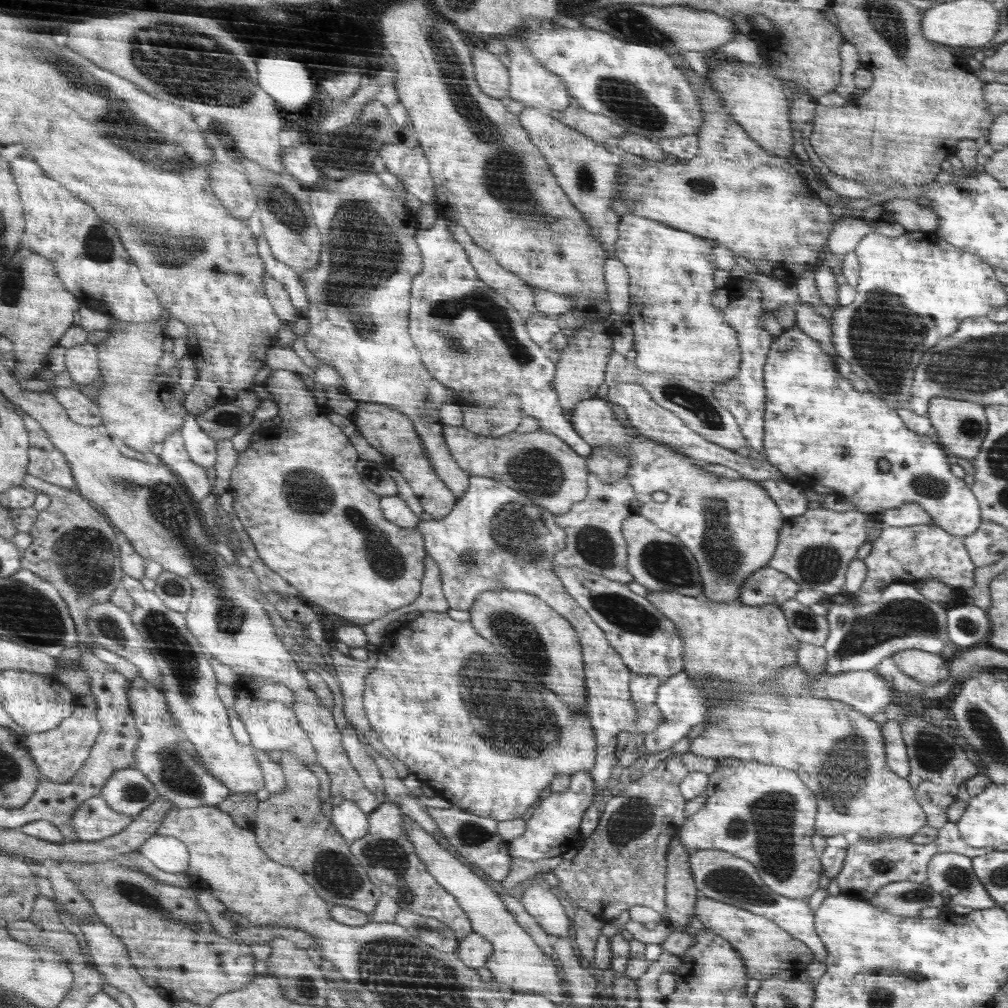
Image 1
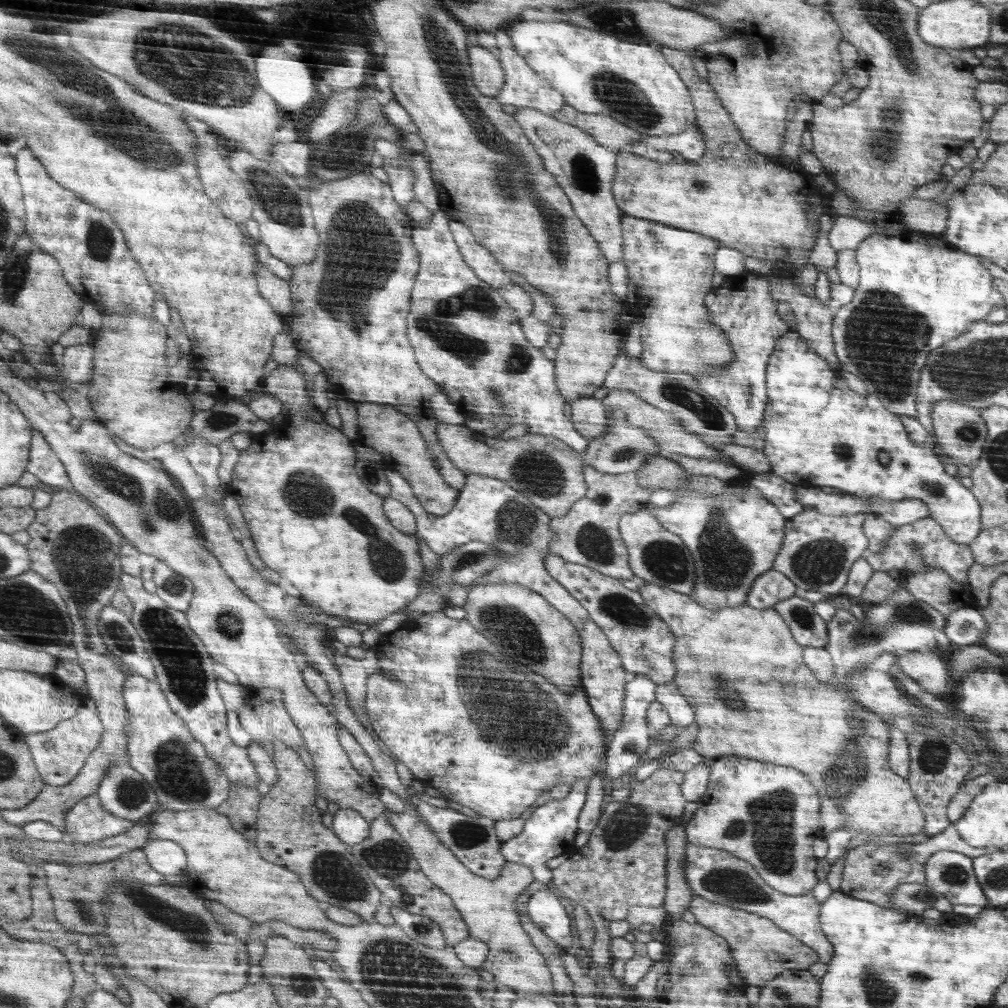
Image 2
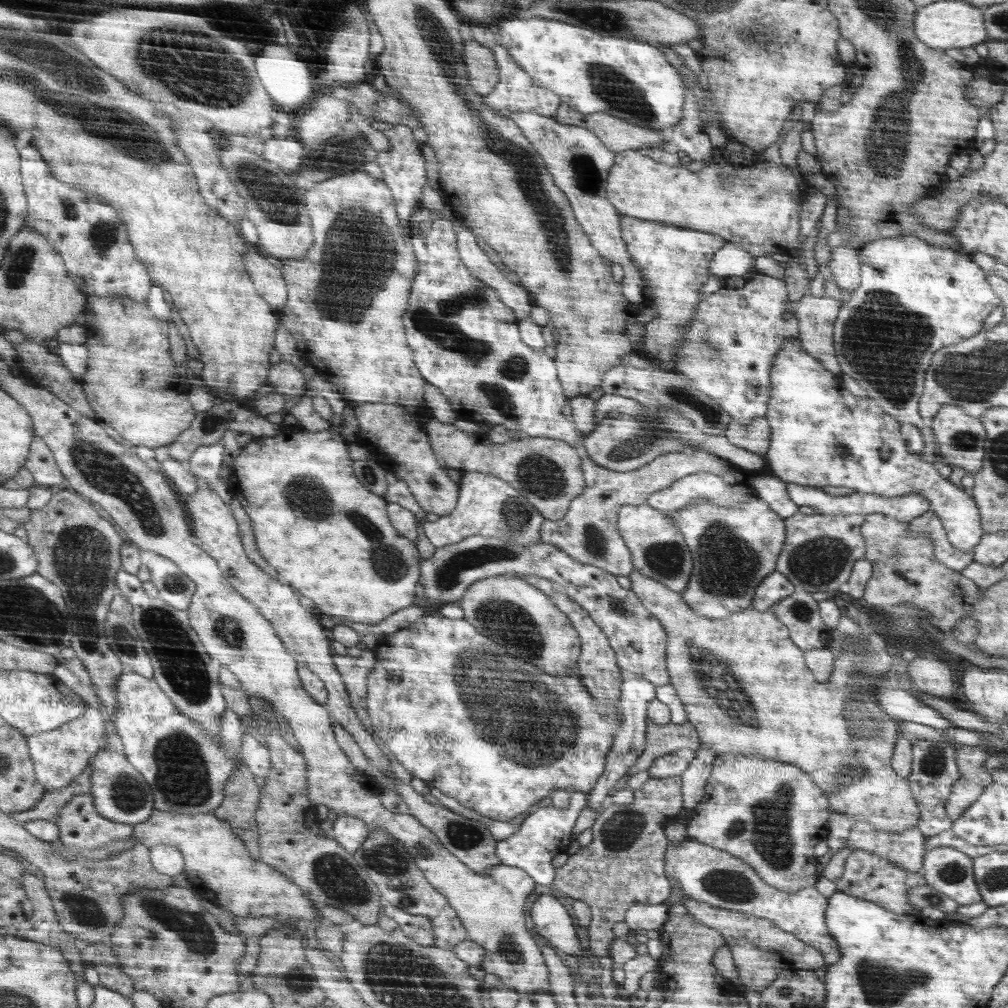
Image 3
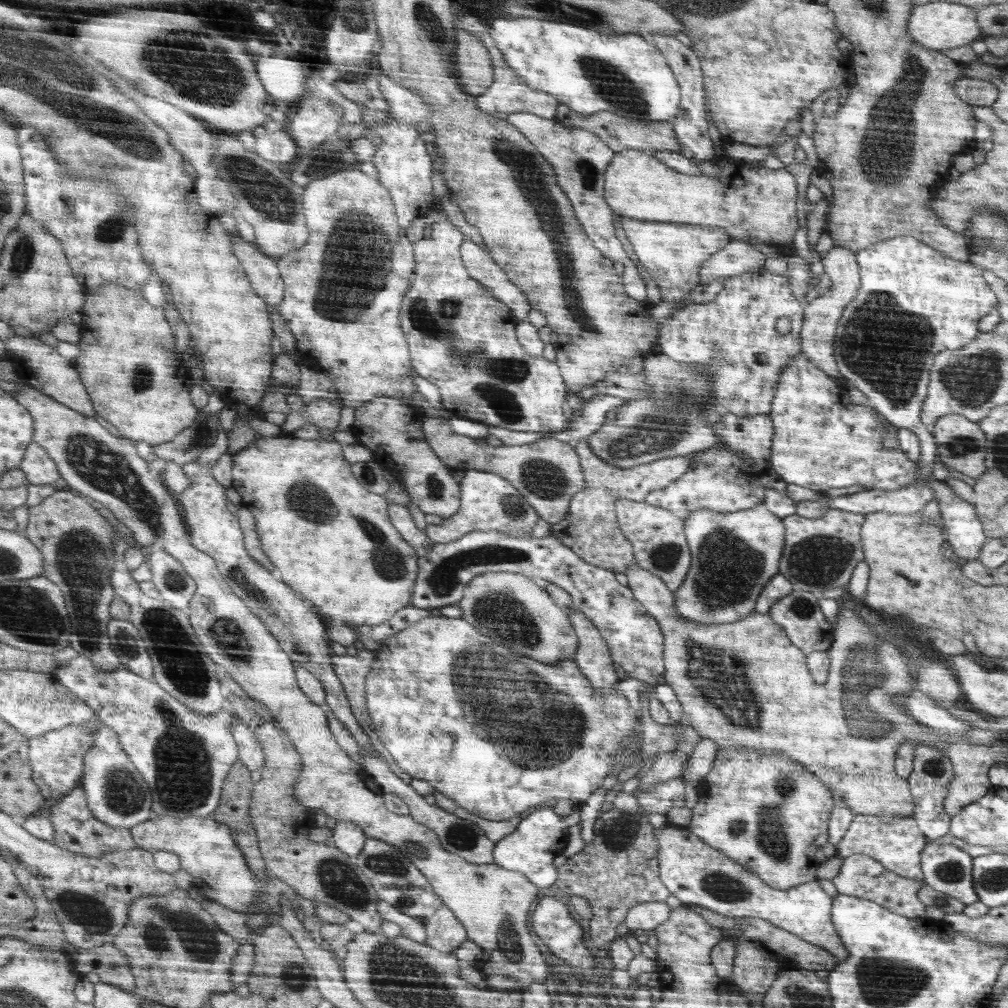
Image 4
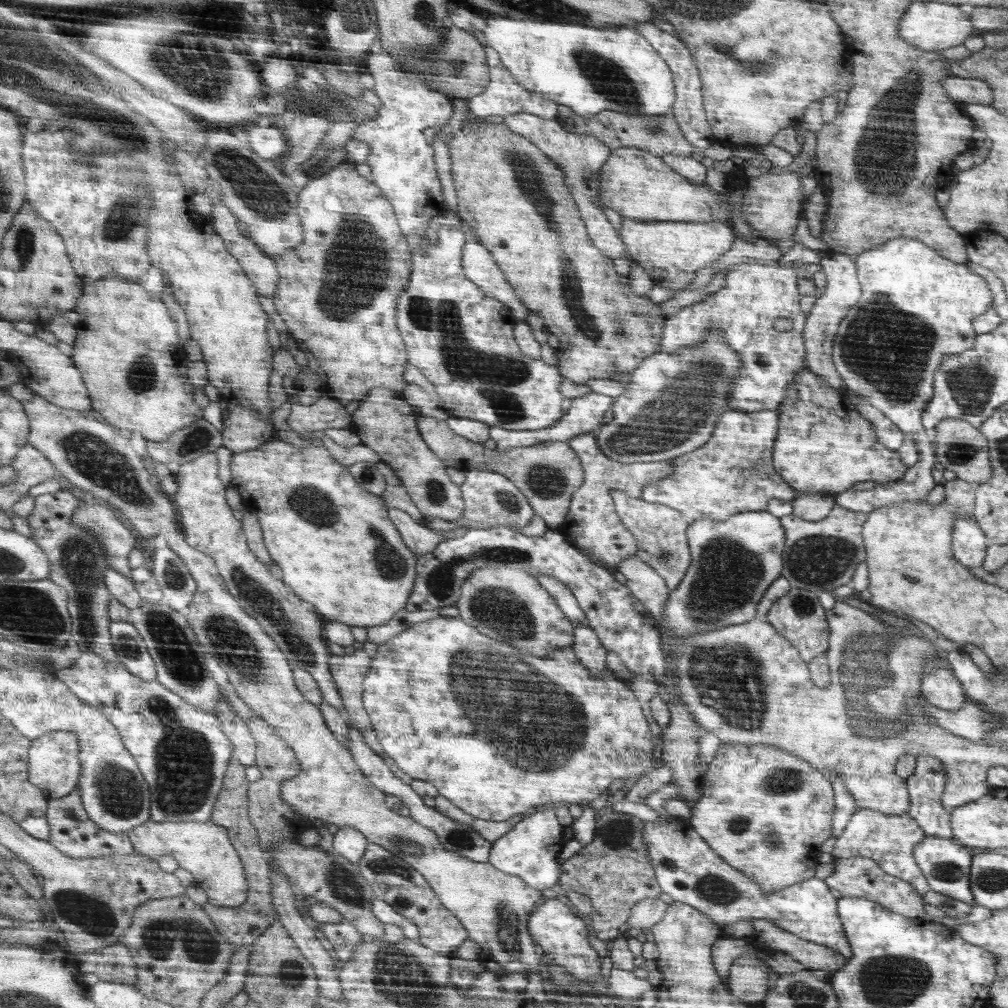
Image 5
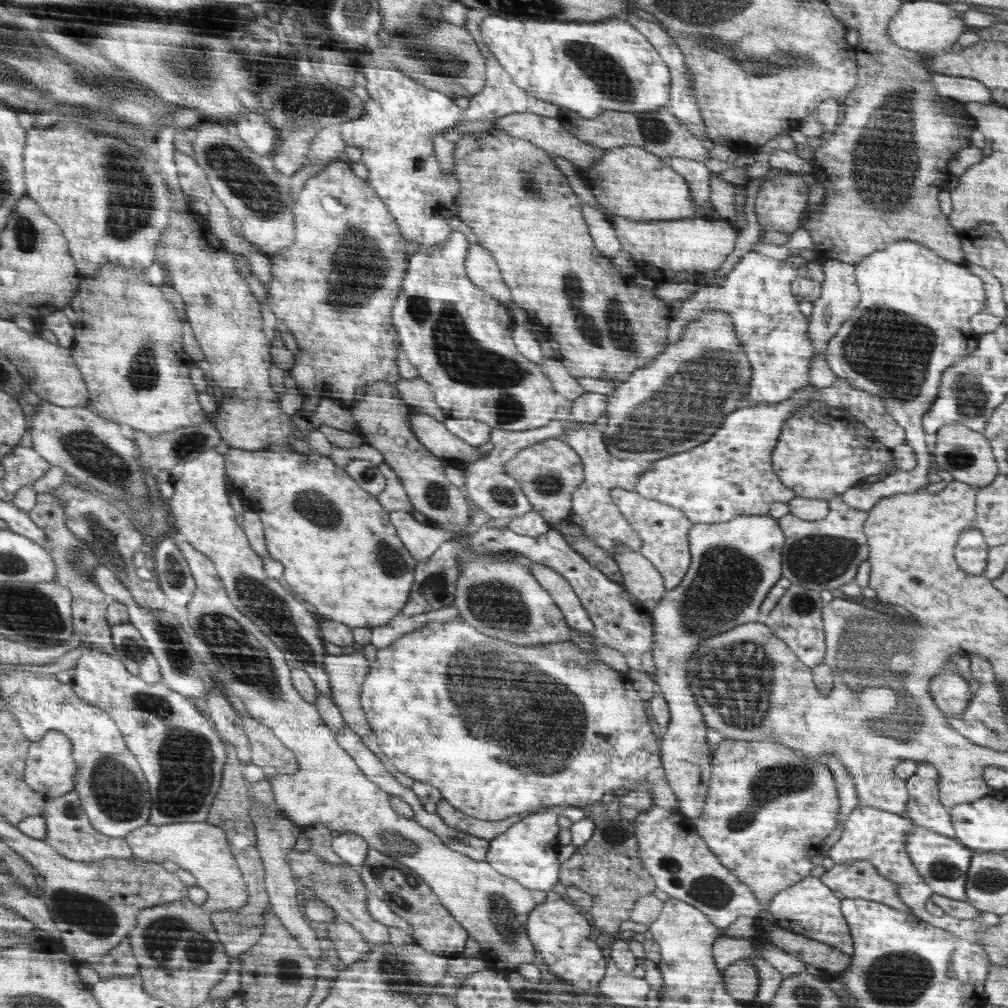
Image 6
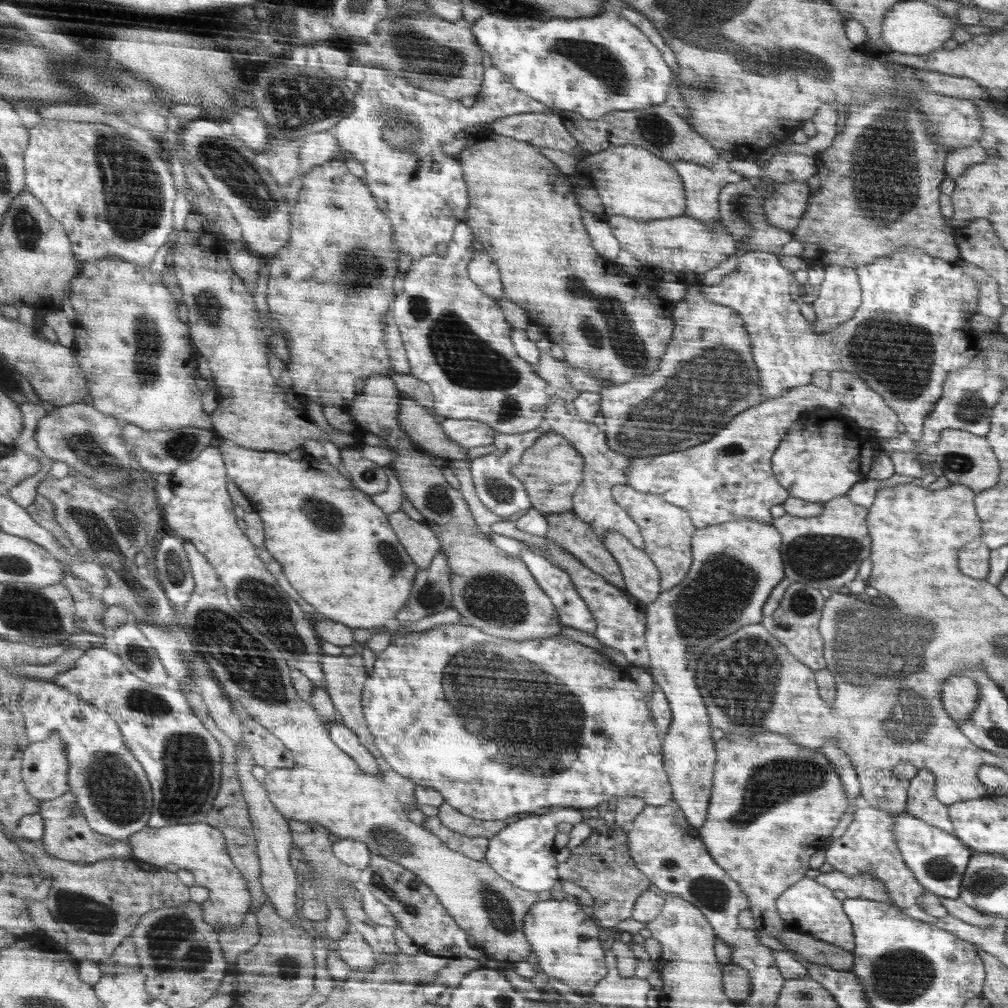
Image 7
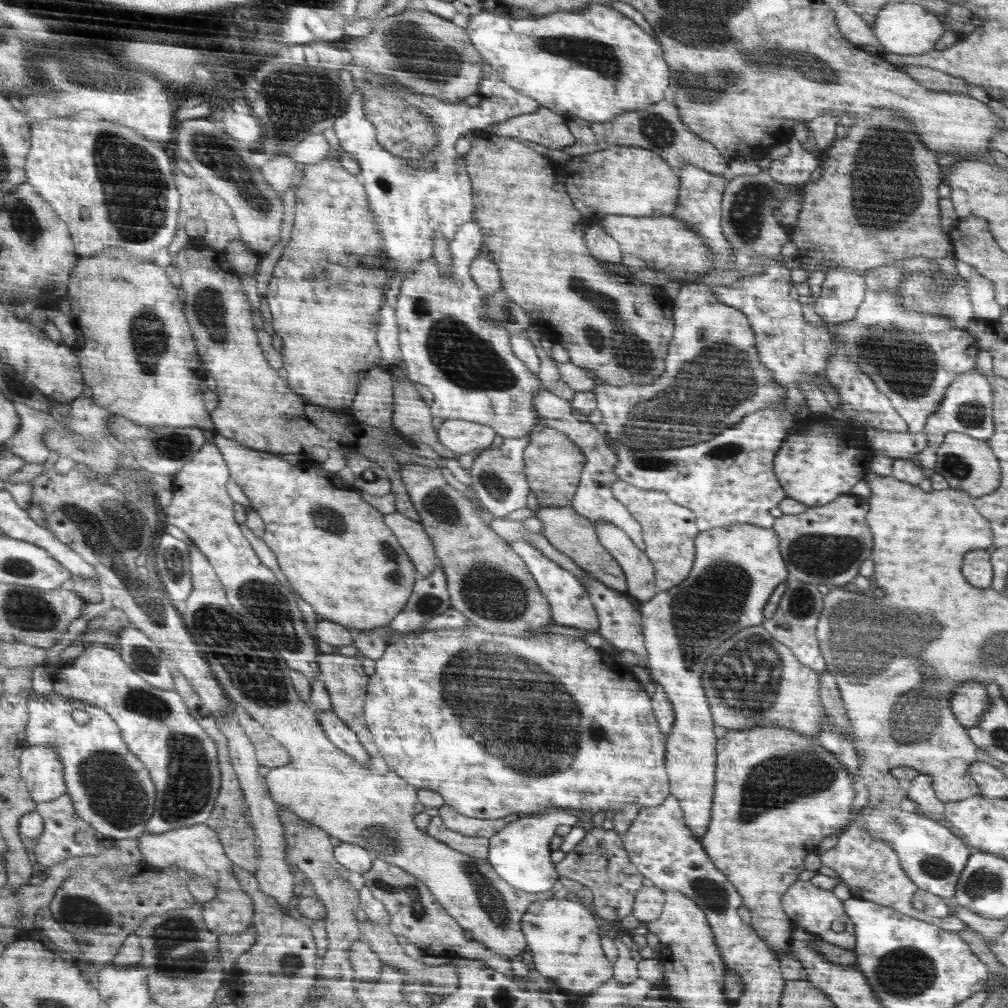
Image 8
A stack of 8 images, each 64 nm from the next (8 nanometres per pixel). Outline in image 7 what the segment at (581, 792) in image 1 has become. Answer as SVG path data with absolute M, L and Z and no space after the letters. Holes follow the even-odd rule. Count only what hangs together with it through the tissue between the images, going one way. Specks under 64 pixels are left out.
M555 807L554 810L542 813L542 816L527 815L526 818L513 819L508 826L489 839L488 851L485 860L490 863L493 870L514 886L529 892L550 892L558 882L556 866L556 848L554 848L554 836L558 834L556 826L566 823L564 812L569 807Z

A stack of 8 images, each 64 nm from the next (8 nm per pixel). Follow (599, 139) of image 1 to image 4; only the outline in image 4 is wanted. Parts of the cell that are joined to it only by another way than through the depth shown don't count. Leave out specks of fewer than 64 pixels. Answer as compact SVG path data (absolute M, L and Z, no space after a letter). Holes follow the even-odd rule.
M559 103L554 119L564 128L580 128L594 133L596 136L600 137L600 140L604 142L604 144L608 145L610 150L613 150L614 152L620 152L621 150L626 149L636 149L645 151L652 157L662 150L683 153L683 146L675 133L672 120L639 121L631 118L624 118L622 115L608 111L583 115L562 103Z

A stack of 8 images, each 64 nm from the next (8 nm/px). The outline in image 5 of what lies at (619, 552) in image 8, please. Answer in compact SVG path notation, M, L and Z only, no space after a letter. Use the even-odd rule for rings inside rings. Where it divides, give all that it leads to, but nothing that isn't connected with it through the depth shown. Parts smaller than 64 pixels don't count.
M635 554L625 558L617 566L617 570L626 578L625 585L633 595L660 622L663 617L661 614L665 610L665 602L669 600L669 594L672 592L665 584L663 576Z

